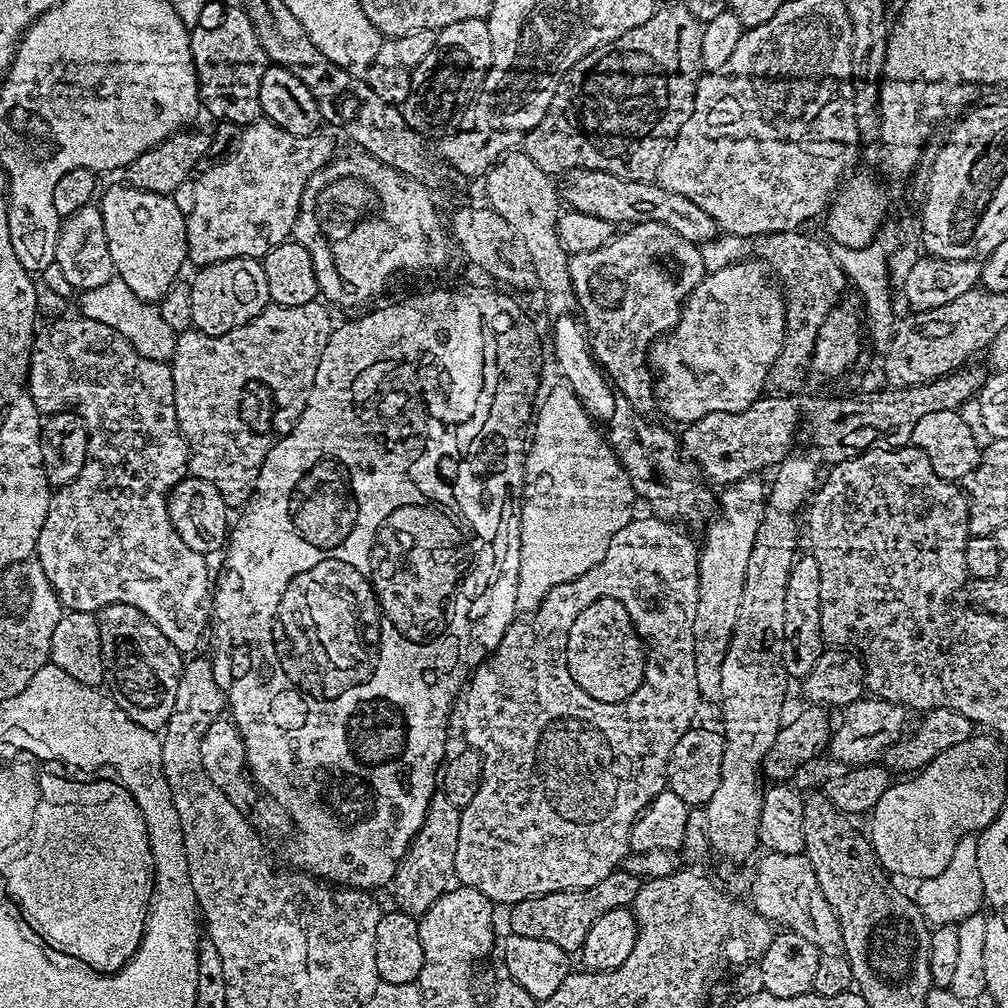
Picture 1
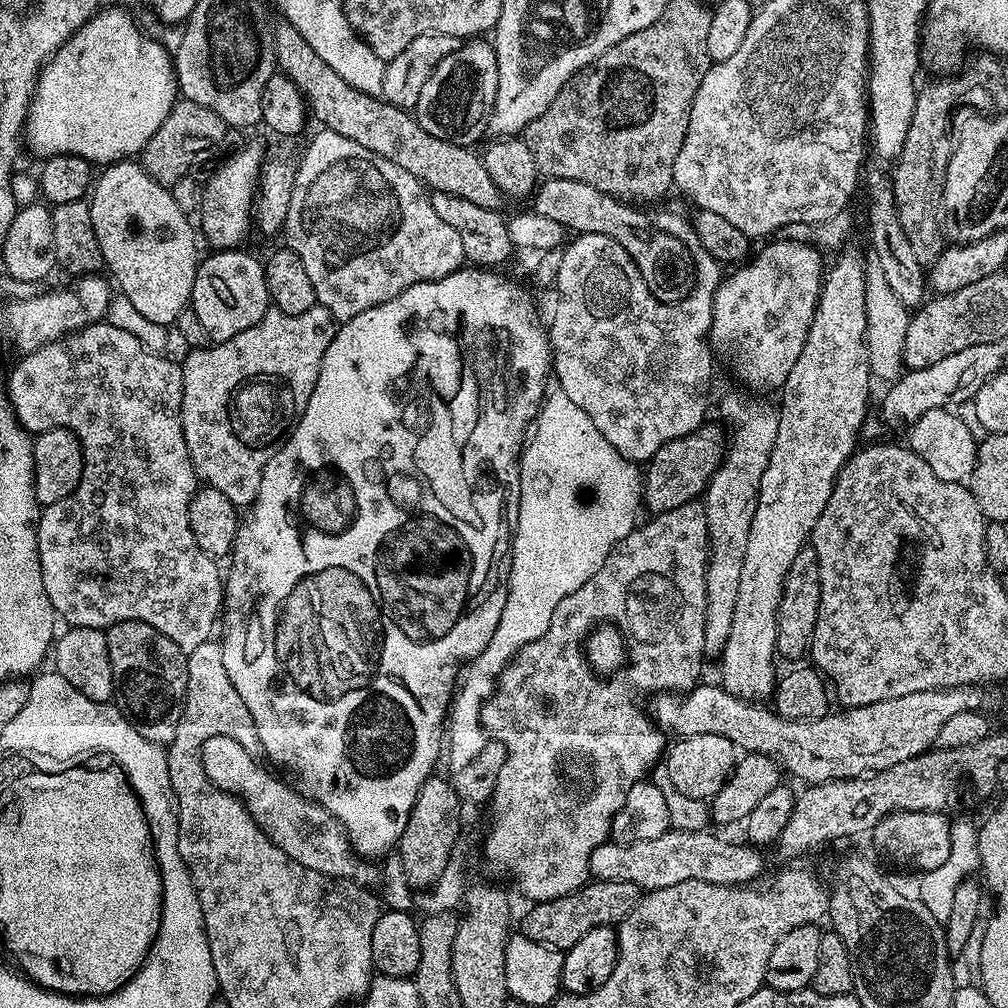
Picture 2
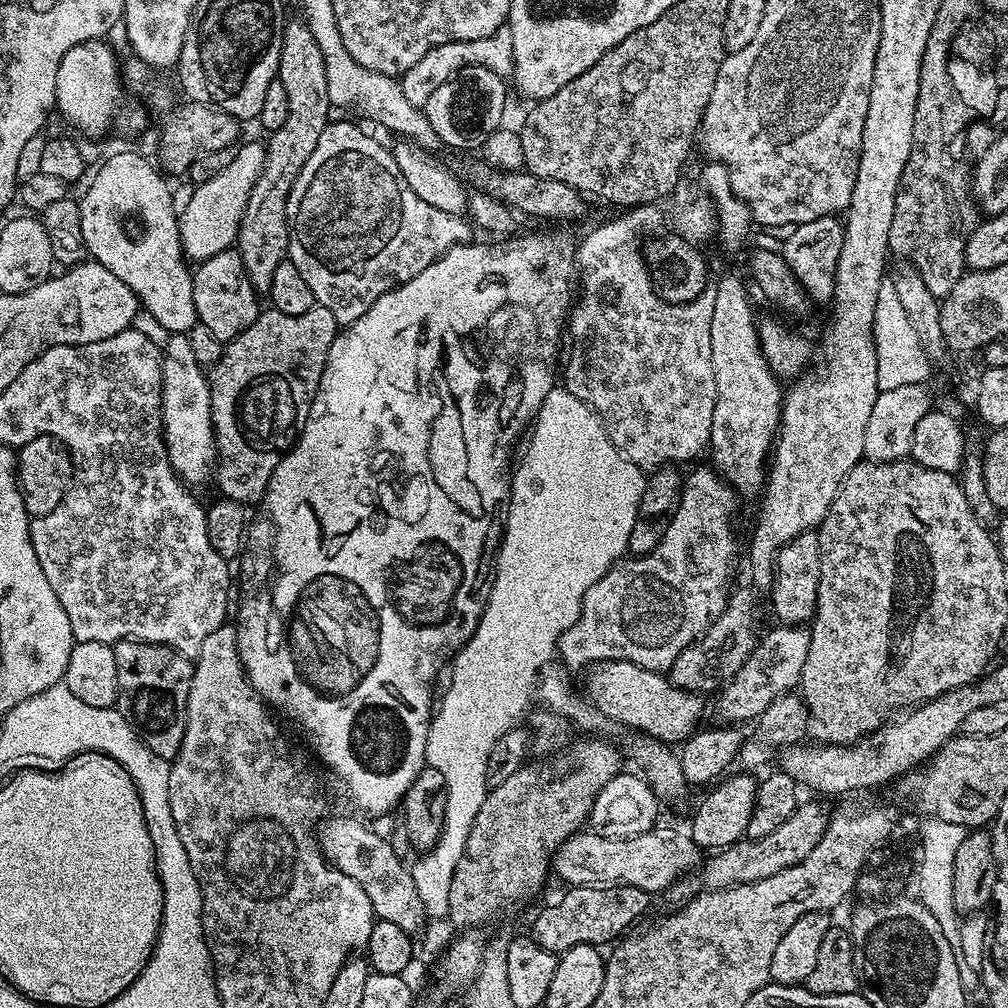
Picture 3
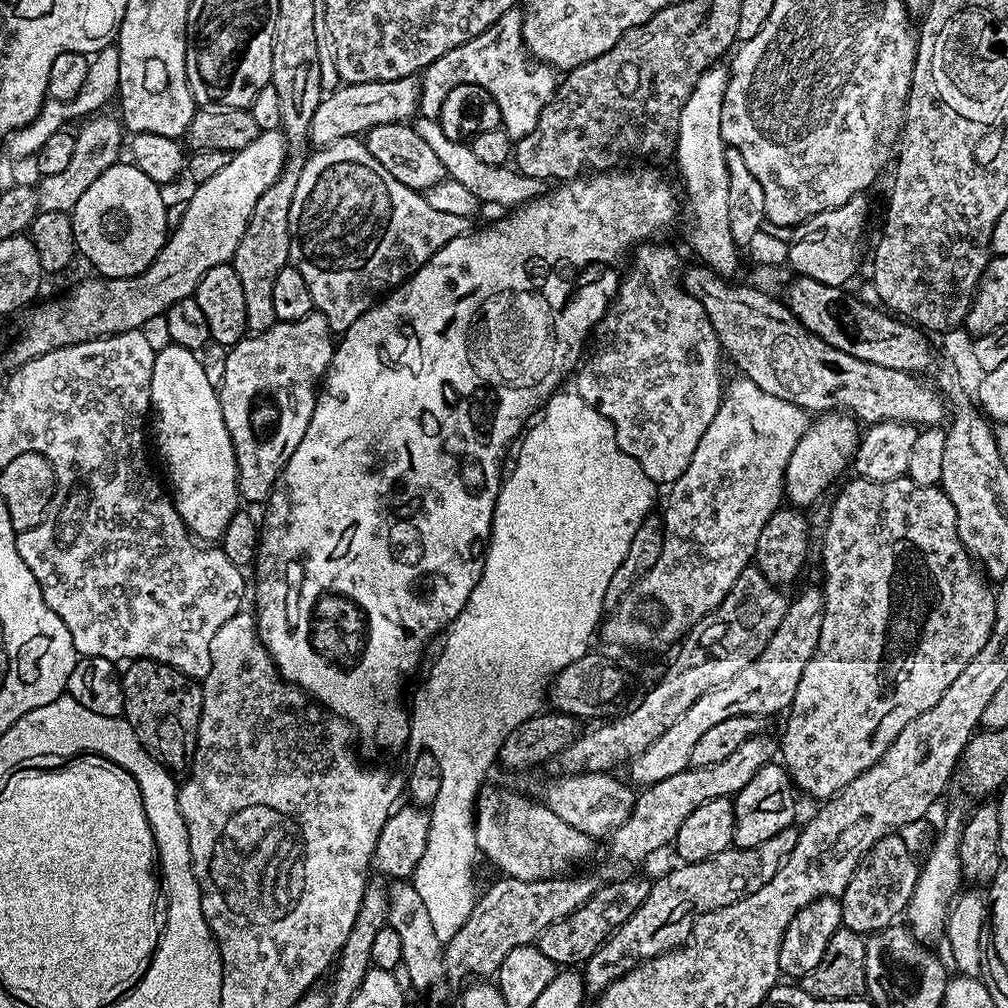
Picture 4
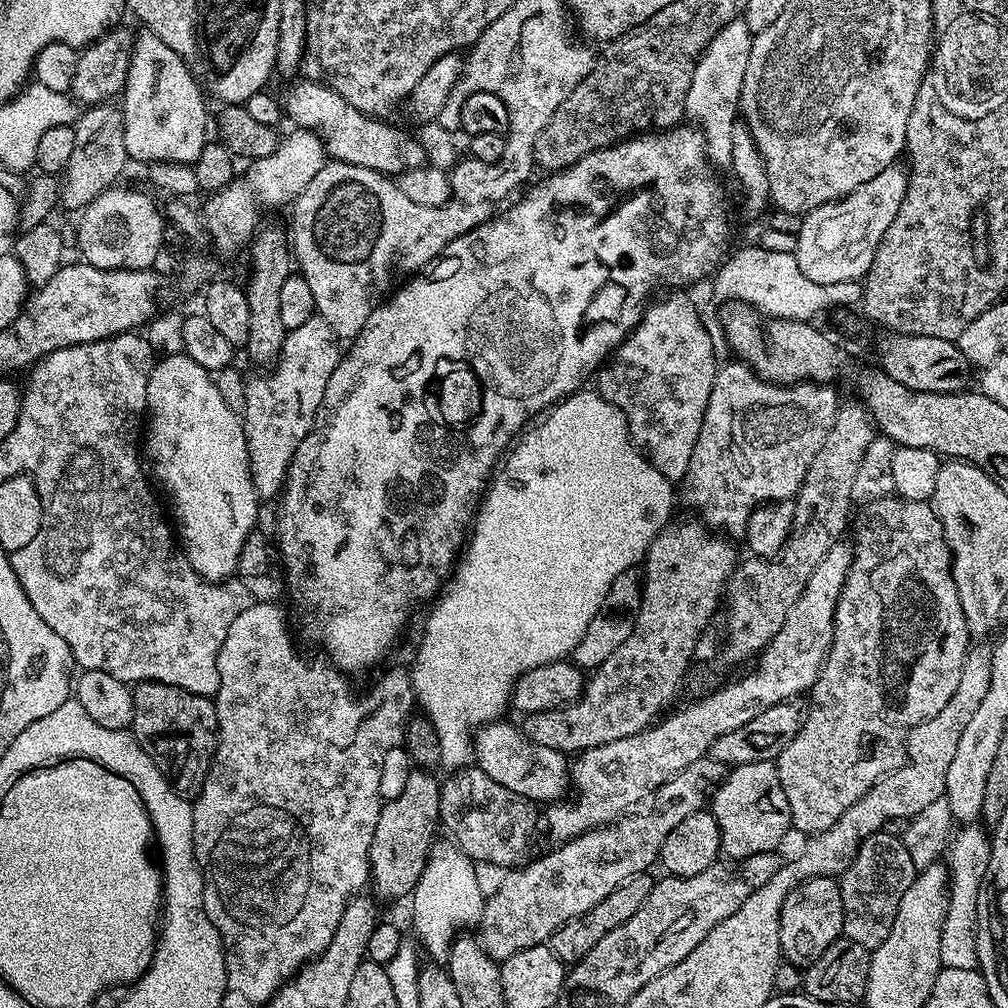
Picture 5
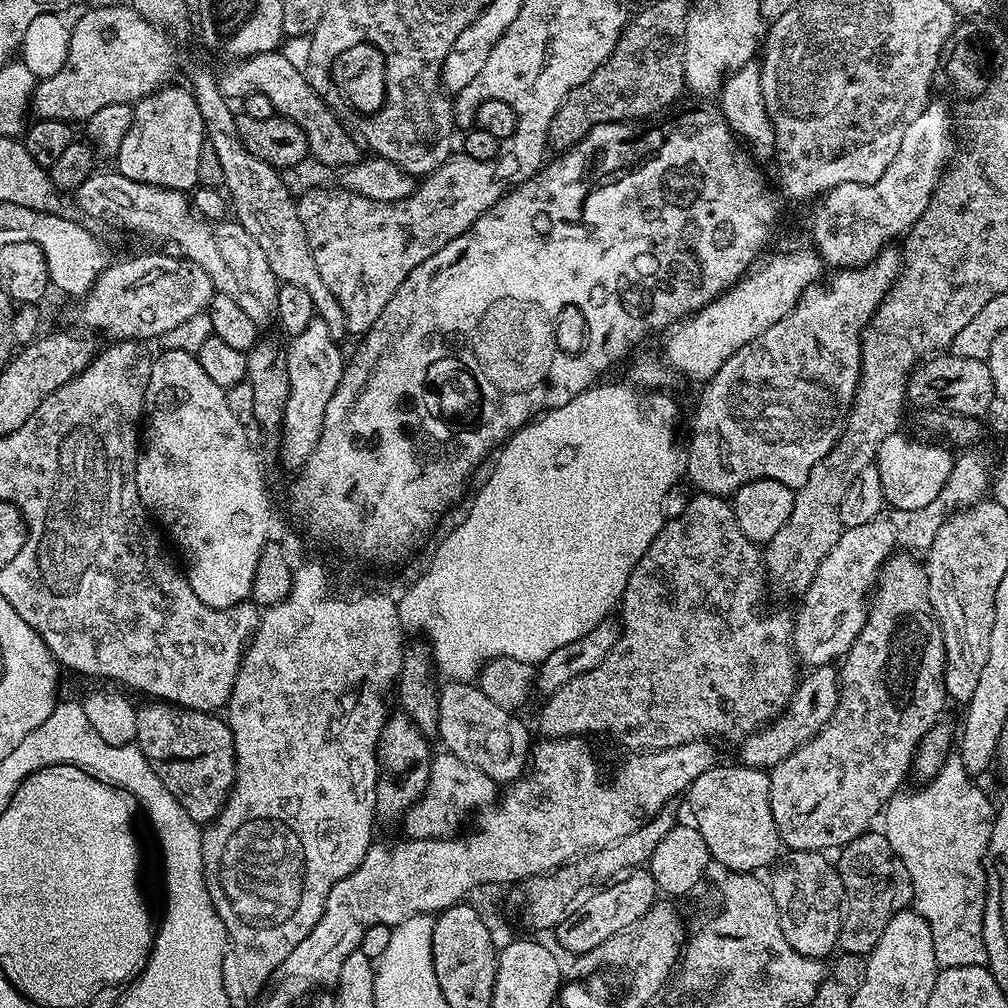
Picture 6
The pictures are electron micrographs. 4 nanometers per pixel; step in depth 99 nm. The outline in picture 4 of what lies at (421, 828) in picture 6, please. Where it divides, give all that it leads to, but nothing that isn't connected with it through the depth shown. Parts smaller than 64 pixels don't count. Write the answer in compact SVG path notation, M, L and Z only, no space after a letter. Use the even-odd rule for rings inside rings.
M485 786L476 797L476 847L505 877L514 880L549 880L551 876L568 874L592 852L593 837L574 830L570 822L562 822L547 804L527 800L516 792Z

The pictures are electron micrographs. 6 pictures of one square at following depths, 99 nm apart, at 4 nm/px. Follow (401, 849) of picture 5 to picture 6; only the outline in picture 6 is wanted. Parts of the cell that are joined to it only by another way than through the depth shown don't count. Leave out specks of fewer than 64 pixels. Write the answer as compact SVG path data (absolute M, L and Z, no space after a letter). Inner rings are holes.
M393 711L385 720L380 740L376 744L378 768L383 773L376 782L377 817L403 817L404 813L412 809L414 802L422 798L430 782L430 766L434 755L433 749L428 749L428 744L430 744L429 737L420 733L418 726L404 711Z

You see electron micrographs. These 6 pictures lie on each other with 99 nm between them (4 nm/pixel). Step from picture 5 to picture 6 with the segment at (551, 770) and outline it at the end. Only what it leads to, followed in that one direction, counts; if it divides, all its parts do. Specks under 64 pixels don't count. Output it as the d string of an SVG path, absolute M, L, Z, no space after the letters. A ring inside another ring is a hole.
M472 682L445 683L438 695L438 740L447 751L462 758L462 762L470 762L470 766L478 766L482 774L497 782L511 782L524 775L530 764L530 743L528 728L516 717L519 715L498 706L498 702L490 702Z

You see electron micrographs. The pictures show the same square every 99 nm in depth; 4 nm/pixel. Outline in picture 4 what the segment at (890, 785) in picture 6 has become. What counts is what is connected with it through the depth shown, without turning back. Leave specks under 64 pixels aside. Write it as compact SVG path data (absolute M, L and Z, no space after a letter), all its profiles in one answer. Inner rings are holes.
M899 476L890 482L874 482L852 478L852 481L841 490L828 512L828 525L824 528L824 613L822 626L818 634L818 646L806 662L806 670L802 670L802 678L798 678L798 686L794 690L792 707L787 709L788 725L784 728L784 737L778 740L778 756L792 778L793 785L801 793L813 796L816 802L827 802L845 788L858 774L870 770L886 754L886 750L902 734L906 722L918 718L918 714L926 714L950 686L954 686L954 678L966 670L970 658L982 650L986 638L992 633L996 617L996 593L989 581L978 571L968 551L958 538L958 526L954 506L943 488L937 486L918 486L909 476Z

